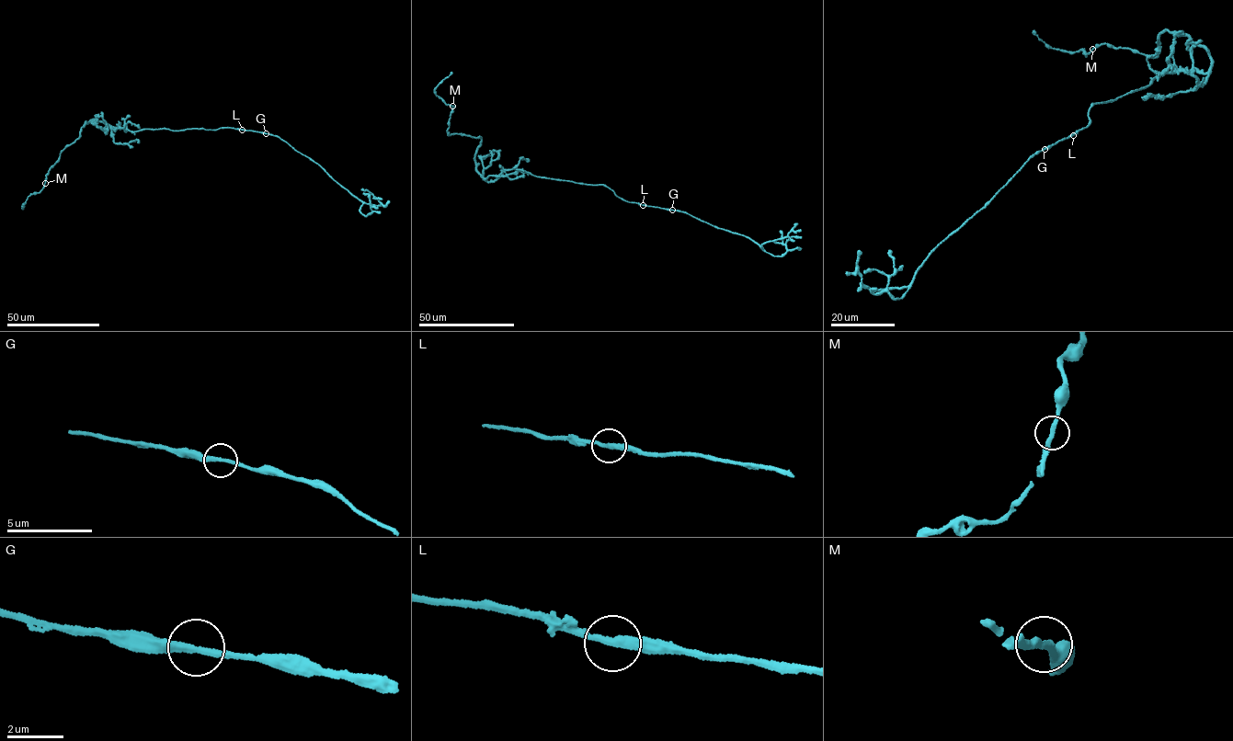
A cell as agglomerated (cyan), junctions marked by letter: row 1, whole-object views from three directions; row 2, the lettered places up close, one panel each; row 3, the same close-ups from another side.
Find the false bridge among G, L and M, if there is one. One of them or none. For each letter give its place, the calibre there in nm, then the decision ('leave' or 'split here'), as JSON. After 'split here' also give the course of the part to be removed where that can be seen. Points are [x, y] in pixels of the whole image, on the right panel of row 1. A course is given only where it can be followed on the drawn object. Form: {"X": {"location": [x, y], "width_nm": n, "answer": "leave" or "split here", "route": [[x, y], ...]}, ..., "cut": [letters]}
{"G": {"location": [1044, 149], "width_nm": 240, "answer": "leave"}, "L": {"location": [1073, 135], "width_nm": 280, "answer": "leave"}, "M": {"location": [1092, 49], "width_nm": 260, "answer": "leave"}, "cut": []}

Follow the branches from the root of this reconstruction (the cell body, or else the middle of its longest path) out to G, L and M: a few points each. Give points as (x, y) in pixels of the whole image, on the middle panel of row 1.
G: (575, 182), (602, 185), (628, 201), (672, 210)
L: (575, 182), (602, 185), (624, 200), (643, 205)
M: (575, 182), (514, 168), (496, 179), (485, 180), (475, 159), (481, 138), (449, 134), (452, 106)

